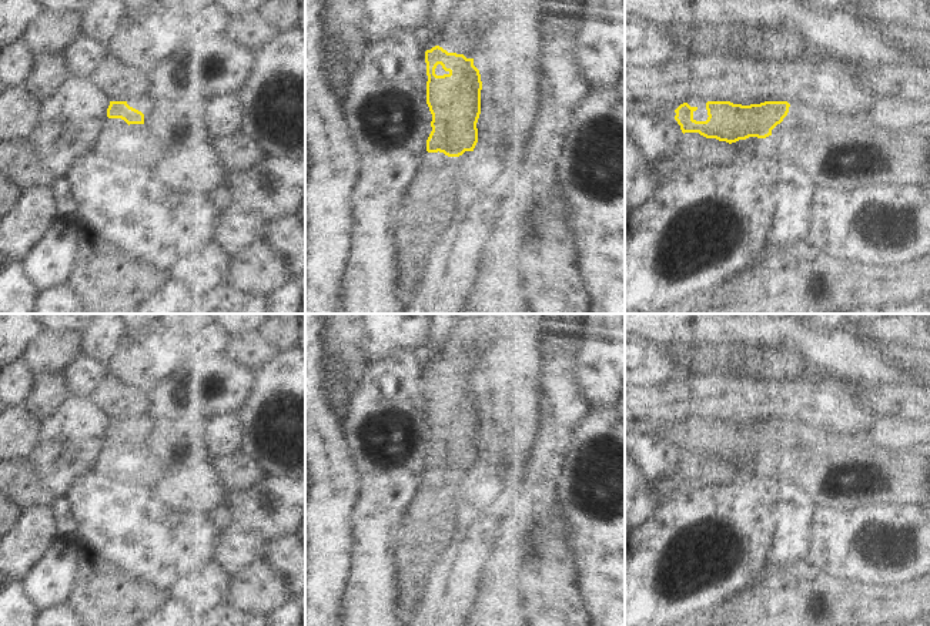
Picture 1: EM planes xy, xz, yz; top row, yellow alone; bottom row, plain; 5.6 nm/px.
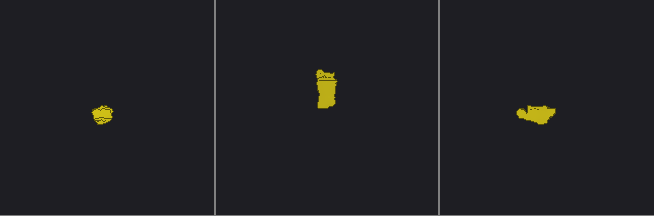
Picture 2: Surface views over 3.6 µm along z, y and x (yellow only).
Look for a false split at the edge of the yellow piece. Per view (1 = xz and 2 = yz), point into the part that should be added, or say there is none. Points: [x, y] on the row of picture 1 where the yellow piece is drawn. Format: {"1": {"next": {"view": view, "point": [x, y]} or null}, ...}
{"1": {"next": {"view": "xz", "point": [428, 204]}}, "2": {"next": {"view": "yz", "point": [847, 151]}}}

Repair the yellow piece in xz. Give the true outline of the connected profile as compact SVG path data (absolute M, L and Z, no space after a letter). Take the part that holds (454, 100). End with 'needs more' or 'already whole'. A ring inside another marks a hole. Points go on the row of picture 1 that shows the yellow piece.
M435 46L425 51L425 63L432 131L422 165L407 188L395 231L397 278L408 291L418 287L424 258L454 212L452 158L474 151L481 114L482 81L474 58Z | needs more

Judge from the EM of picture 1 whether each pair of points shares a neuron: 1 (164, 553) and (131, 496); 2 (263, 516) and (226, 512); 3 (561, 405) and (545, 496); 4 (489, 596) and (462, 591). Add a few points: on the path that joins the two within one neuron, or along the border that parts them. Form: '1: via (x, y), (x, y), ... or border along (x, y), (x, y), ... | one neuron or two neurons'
1: via (150, 539), (131, 521), (131, 511) | one neuron
2: via (254, 512), (234, 512) | one neuron
3: via (555, 428), (545, 458), (545, 474) | one neuron
4: border along (485, 561), (479, 575), (479, 588), (468, 611) | two neurons

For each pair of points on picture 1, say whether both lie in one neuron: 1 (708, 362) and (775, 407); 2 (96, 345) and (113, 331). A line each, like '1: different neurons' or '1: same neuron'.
1: different neurons
2: same neuron

